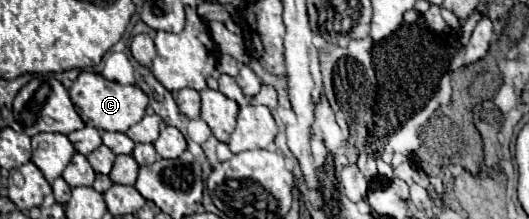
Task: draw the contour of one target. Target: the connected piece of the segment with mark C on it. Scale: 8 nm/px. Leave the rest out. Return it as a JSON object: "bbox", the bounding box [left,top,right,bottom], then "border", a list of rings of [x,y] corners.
{"bbox":[70,72,148,132],"border":[[[80,72],[70,88],[70,98],[80,114],[80,118],[98,130],[108,132],[126,132],[130,126],[142,120],[148,108],[148,96],[138,86],[124,86],[118,82],[110,82],[96,72]]]}

